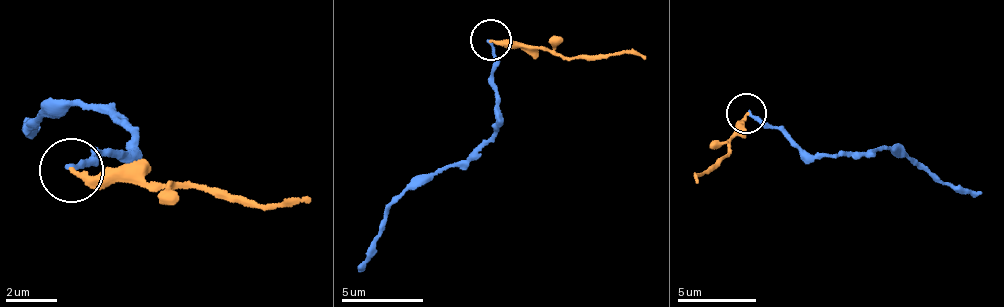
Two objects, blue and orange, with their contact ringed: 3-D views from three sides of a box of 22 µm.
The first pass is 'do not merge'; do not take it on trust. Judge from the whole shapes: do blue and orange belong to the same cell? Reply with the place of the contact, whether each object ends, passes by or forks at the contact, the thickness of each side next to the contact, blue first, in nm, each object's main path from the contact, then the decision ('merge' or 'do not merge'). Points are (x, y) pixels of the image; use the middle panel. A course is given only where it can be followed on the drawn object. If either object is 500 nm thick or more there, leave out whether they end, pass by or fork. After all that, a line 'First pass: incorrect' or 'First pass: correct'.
at (491, 39); blue ends there; orange ends there; 190 nm thick on the blue side, 240 nm on the other; blue runs (490, 40), (497, 136), (463, 163), (448, 163), (418, 180), (387, 209), (382, 231), (357, 273); orange runs (490, 40), (591, 60), (645, 56); do not merge
First pass: correct

